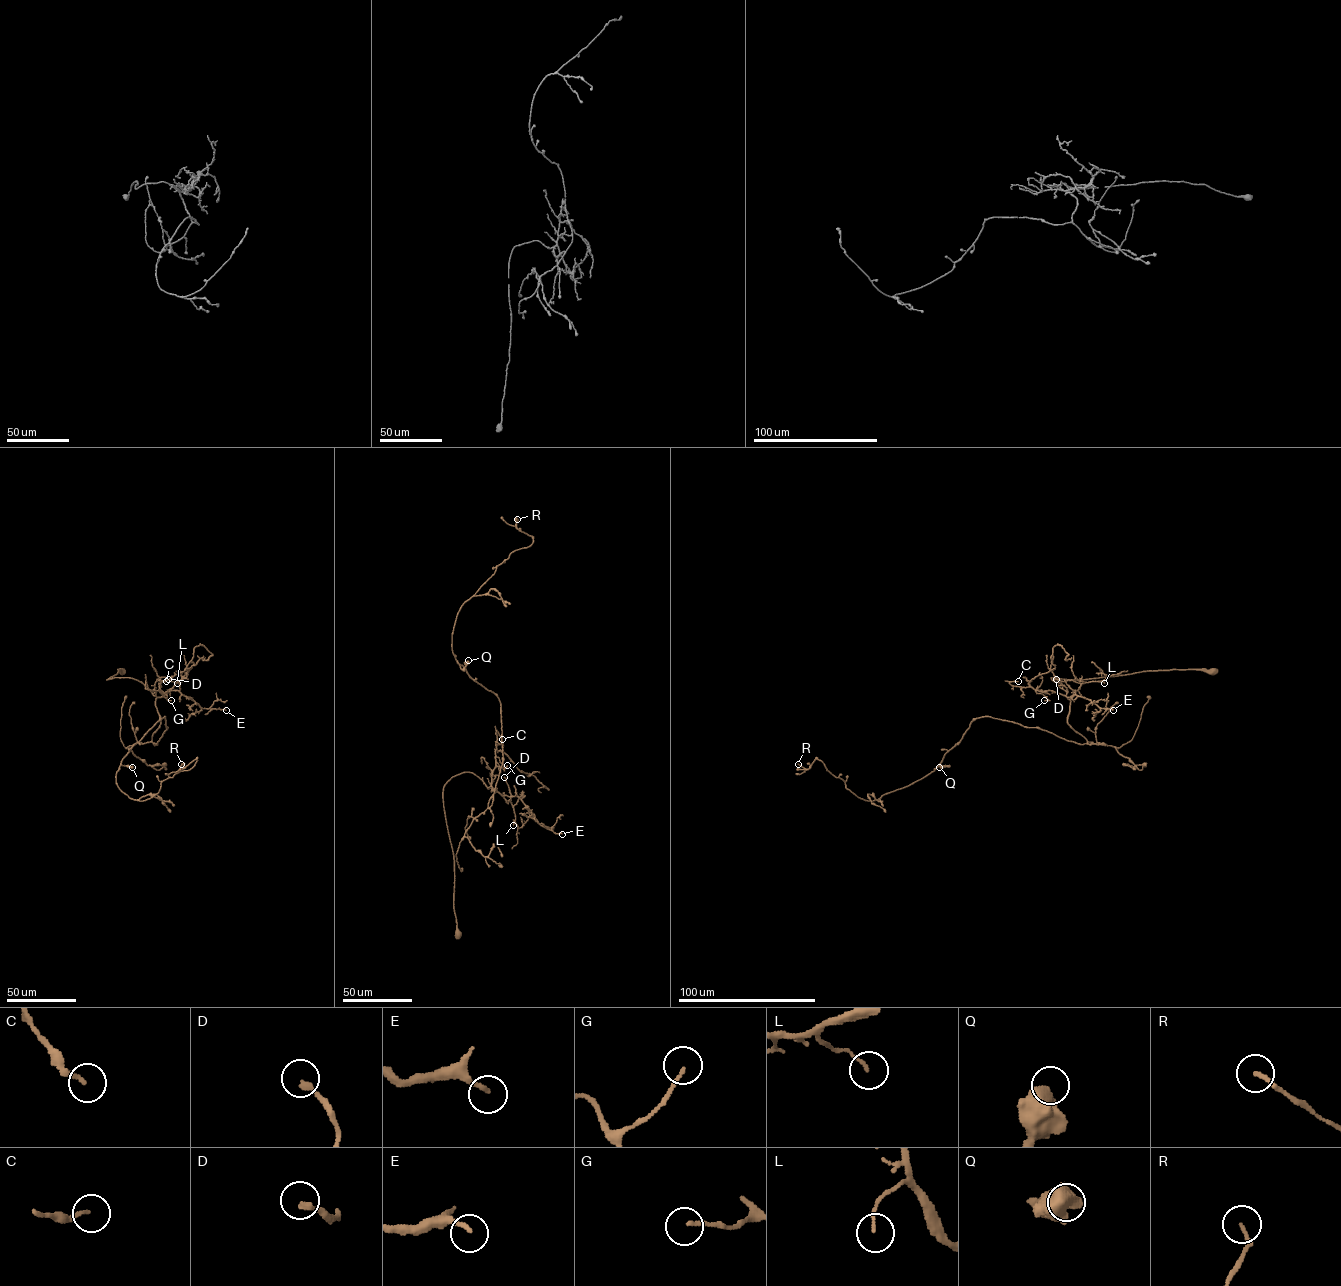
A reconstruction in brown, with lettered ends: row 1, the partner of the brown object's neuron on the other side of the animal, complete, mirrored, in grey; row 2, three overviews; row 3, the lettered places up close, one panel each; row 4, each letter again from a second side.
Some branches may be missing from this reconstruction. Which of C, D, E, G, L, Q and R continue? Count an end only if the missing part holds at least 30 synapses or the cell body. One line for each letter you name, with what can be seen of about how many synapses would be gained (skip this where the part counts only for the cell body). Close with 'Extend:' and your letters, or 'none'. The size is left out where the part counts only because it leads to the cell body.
Extend: none

